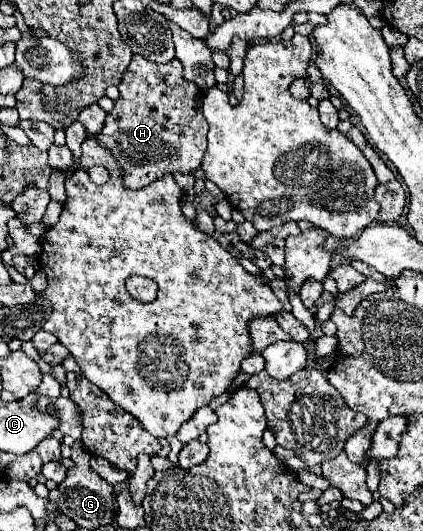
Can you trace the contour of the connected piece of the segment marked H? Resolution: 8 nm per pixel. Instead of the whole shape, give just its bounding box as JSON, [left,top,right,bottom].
[99,55,209,189]

